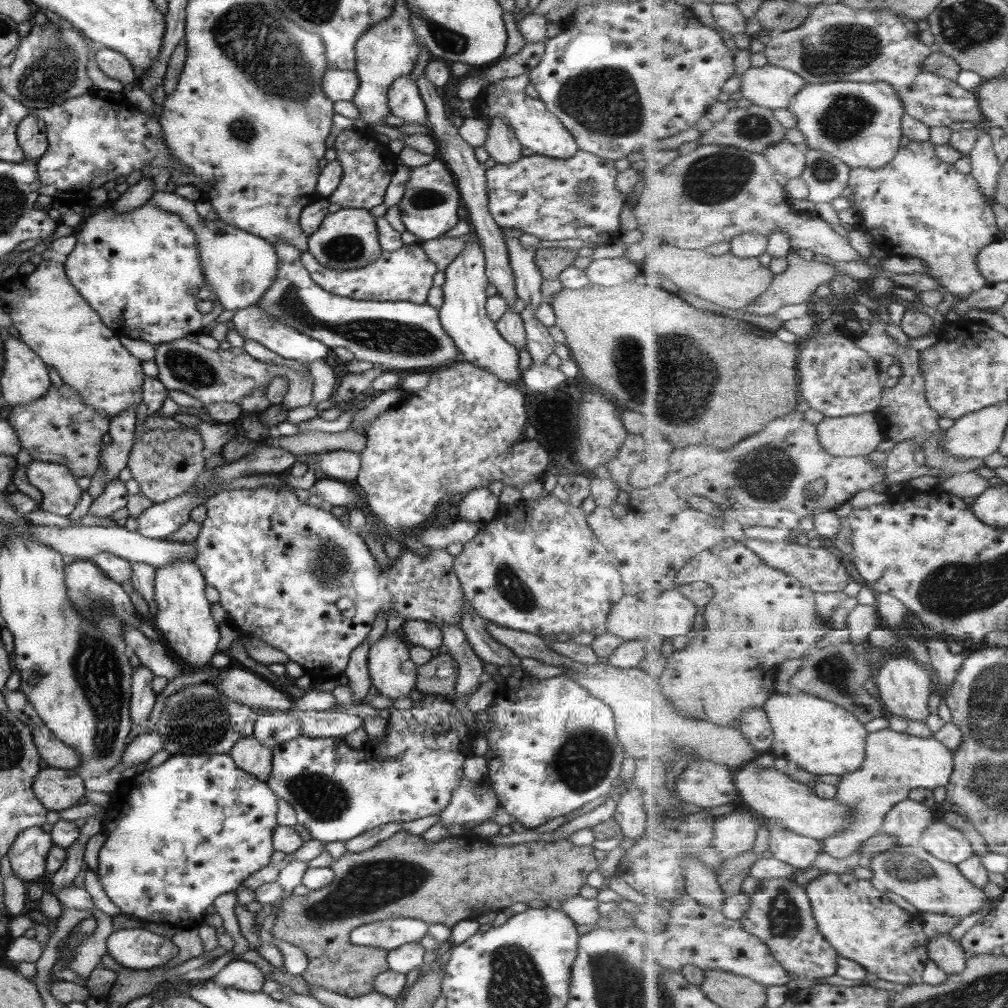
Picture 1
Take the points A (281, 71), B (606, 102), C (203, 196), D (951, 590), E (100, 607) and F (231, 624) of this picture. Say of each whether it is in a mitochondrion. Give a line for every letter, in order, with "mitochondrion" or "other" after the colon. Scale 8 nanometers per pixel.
A: mitochondrion
B: mitochondrion
C: other
D: mitochondrion
E: mitochondrion
F: other

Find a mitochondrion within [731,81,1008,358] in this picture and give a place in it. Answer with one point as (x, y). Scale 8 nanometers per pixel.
(848, 116)

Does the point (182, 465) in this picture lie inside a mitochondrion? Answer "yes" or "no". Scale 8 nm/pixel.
no

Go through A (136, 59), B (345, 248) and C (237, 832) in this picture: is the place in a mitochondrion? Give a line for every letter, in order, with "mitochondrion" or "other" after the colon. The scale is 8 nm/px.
A: other
B: mitochondrion
C: other

